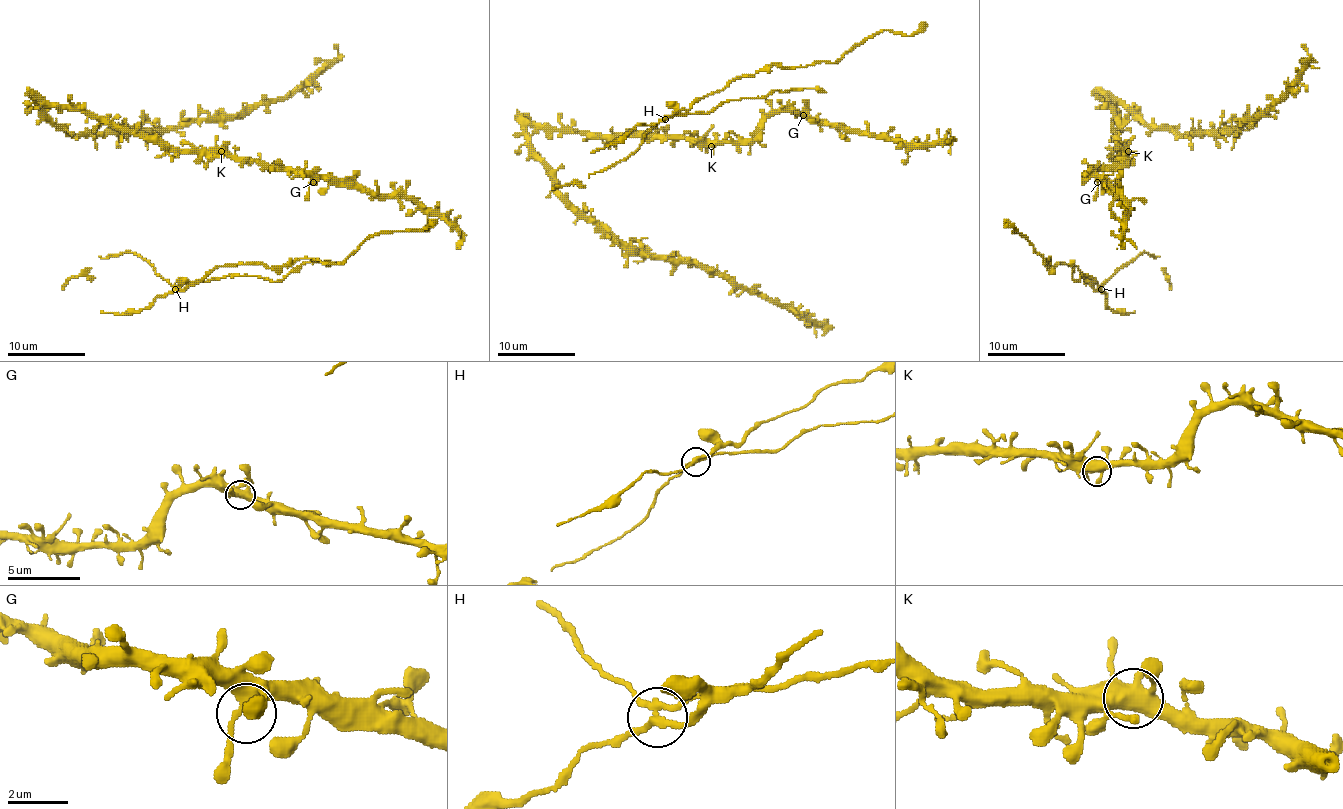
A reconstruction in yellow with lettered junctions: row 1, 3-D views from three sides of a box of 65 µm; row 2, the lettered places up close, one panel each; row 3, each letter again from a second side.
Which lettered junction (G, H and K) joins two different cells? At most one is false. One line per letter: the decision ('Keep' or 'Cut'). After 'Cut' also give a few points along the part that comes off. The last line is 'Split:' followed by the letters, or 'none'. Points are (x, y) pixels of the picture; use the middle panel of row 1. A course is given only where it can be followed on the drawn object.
G: Keep
H: Cut. Course of the part to remove: (665, 119), (733, 80), (773, 65), (836, 63), (884, 30), (913, 36), (927, 24)
K: Keep
Split: H

